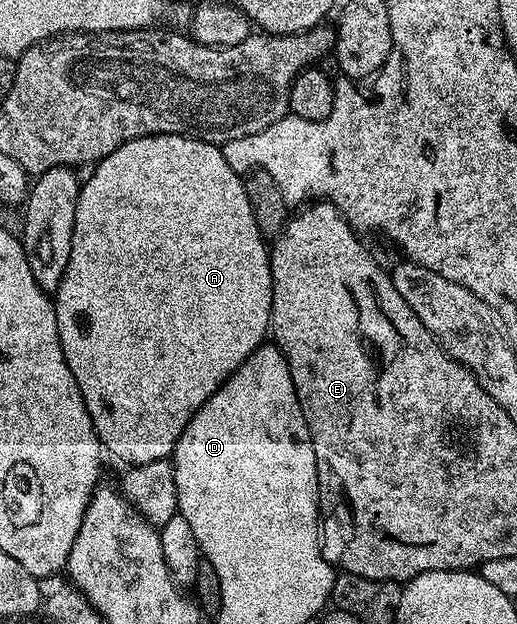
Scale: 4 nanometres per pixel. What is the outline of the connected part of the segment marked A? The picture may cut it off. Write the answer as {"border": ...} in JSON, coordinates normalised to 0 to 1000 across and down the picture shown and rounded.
{"border":[[[286,216],[246,226],[207,252],[193,255],[172,282],[162,282],[157,308],[145,329],[145,361],[137,380],[137,412],[130,418],[130,438],[106,468],[110,519],[122,572],[161,630],[168,662],[184,681],[184,694],[195,704],[201,721],[211,723],[242,745],[267,748],[292,739],[327,736],[338,713],[362,688],[369,668],[422,627],[455,591],[515,548],[524,530],[520,497],[528,481],[528,446],[520,423],[522,397],[515,378],[505,375],[485,335],[485,322],[474,308],[474,288],[431,252],[426,234],[360,216]]]}

